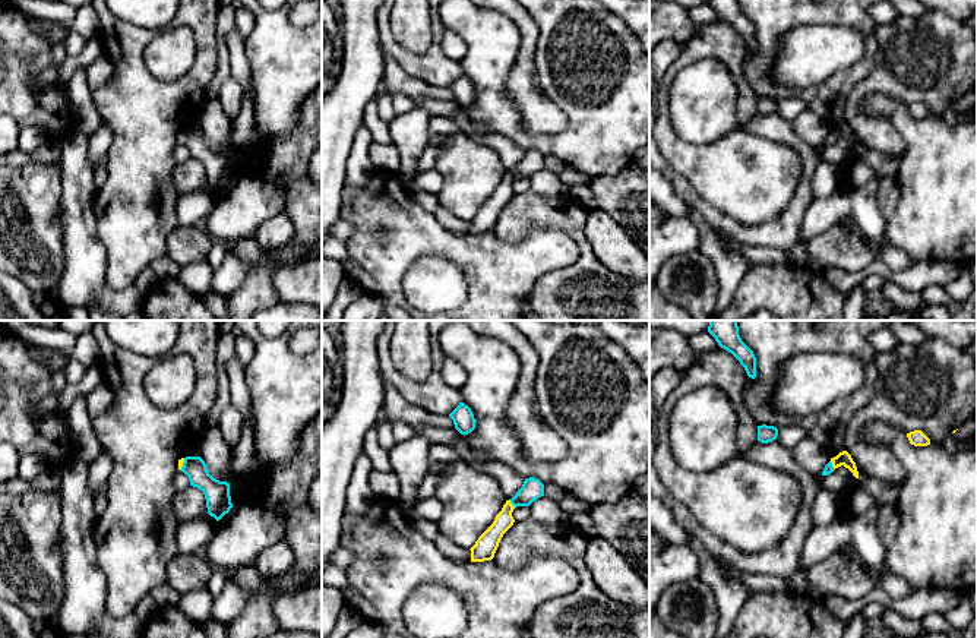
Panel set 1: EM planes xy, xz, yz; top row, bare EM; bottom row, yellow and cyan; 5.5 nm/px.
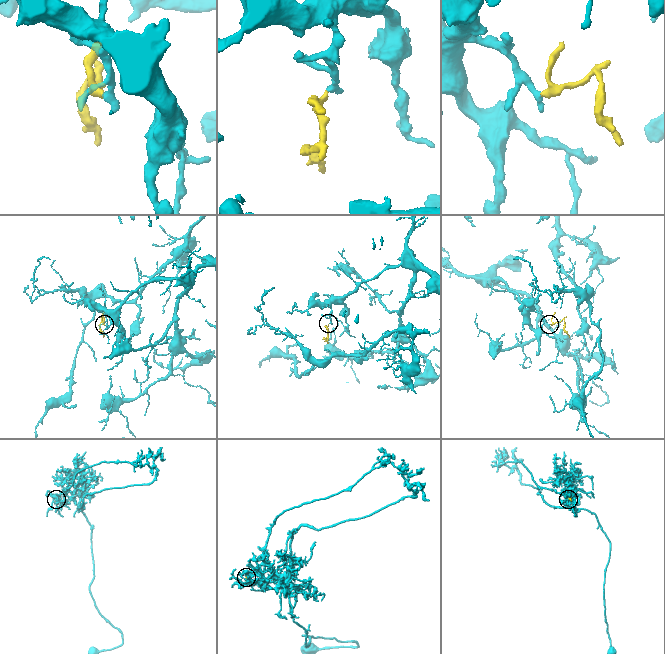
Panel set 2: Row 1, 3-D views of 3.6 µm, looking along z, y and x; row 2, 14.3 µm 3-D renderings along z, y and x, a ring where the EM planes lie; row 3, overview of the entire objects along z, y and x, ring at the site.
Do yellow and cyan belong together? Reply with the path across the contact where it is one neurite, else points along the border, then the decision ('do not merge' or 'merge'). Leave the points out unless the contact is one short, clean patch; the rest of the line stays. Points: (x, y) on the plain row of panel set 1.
runs through xz (489, 212), (503, 193), (511, 176), (521, 171), (531, 161); merge

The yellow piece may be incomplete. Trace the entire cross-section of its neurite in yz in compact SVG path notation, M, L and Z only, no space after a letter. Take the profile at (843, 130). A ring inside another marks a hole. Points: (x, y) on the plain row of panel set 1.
M847 123L840 124L837 129L831 130L831 133L825 138L822 148L831 146L835 140L844 138L848 140L856 151L859 151L859 143L856 135Z

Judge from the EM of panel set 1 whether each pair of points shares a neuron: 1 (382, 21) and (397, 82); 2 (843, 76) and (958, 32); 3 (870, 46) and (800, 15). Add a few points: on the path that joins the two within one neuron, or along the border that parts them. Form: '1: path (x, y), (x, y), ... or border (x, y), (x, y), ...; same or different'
1: border (383, 51), (414, 78); different
2: border (873, 29), (876, 41), (875, 65), (851, 91); different
3: path (862, 25), (851, 15), (821, 15); same

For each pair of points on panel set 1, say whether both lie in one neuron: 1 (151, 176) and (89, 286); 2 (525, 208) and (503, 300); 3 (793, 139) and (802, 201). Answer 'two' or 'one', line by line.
1: two
2: two
3: one

